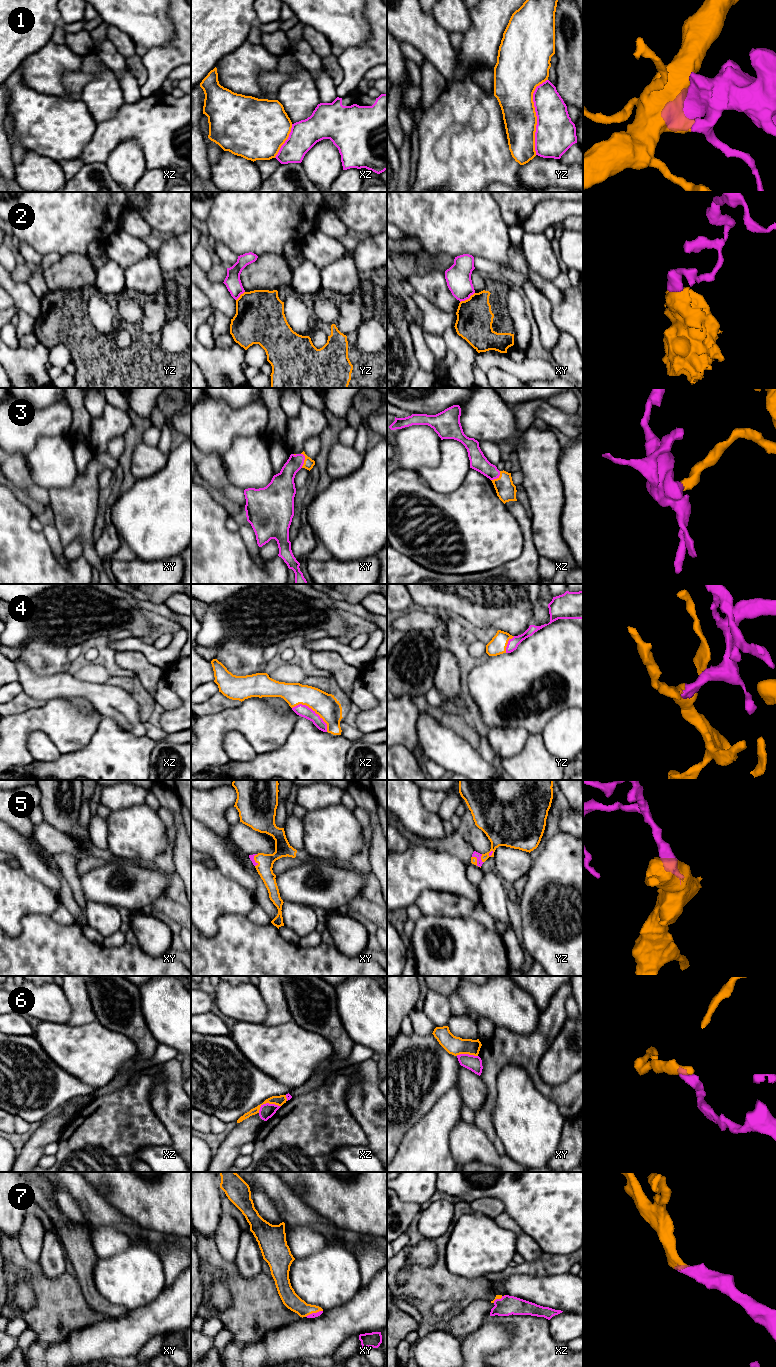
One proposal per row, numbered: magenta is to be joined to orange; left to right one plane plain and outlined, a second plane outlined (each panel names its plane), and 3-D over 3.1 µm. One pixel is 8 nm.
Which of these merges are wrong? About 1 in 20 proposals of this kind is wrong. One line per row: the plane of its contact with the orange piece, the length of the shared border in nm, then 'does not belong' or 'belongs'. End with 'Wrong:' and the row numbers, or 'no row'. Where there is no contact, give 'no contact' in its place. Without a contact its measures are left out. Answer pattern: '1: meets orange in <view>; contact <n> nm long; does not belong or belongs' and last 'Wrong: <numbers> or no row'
1: meets orange in yz; contact 600 nm long; belongs
2: meets orange in xy; contact 150 nm long; does not belong
3: meets orange in xy; contact 120 nm long; belongs
4: meets orange in xz; contact 340 nm long; belongs
5: meets orange in yz; contact 70 nm long; belongs
6: meets orange in xz; contact 190 nm long; does not belong
7: meets orange in xy; contact 150 nm long; belongs
Wrong: 2, 6

